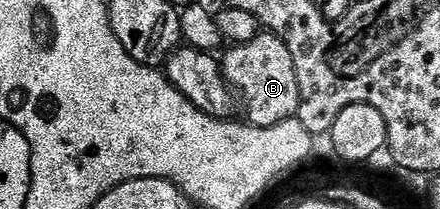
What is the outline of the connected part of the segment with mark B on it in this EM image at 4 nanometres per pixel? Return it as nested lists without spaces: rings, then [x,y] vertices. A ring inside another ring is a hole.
[[[261,31],[249,43],[231,45],[228,50],[221,57],[221,68],[228,85],[241,98],[242,108],[243,105],[247,108],[246,124],[260,129],[292,120],[299,112],[301,91],[297,87],[293,55],[289,55],[289,47],[285,47],[283,40],[273,32]]]

